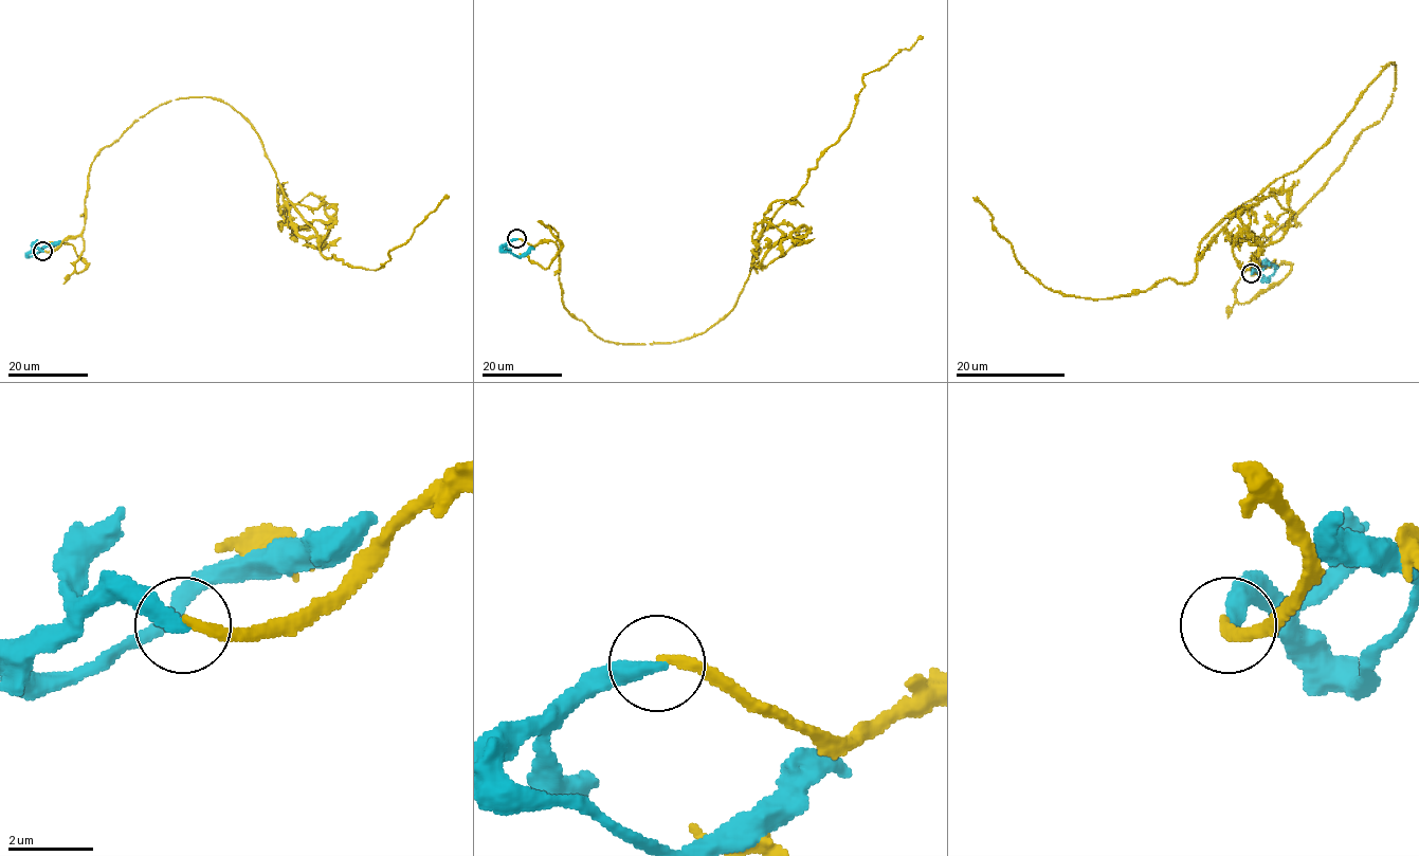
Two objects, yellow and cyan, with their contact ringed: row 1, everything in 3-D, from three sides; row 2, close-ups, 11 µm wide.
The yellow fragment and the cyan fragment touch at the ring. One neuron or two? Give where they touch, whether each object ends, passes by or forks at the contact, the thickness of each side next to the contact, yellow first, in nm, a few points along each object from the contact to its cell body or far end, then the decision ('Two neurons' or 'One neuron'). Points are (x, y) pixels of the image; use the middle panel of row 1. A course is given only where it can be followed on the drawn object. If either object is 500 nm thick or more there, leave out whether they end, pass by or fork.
Place: (516, 238). At the ring yellow ends. At the ring cyan ends. Thickness 240 nm (yellow) against 400 nm. Course of yellow: (516, 238), (556, 243), (563, 305), (604, 341), (706, 331), (848, 127), (862, 77), (923, 36). Course of cyan: (516, 238), (508, 241), (504, 250), (519, 256), (534, 250). Two neurons

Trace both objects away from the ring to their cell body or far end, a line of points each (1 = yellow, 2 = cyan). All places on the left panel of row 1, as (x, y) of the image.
1: (42, 251), (82, 234), (105, 146), (179, 98), (214, 97), (251, 126), (324, 257), (378, 270), (449, 196)
2: (42, 251), (34, 249), (29, 254), (35, 254), (60, 240)

